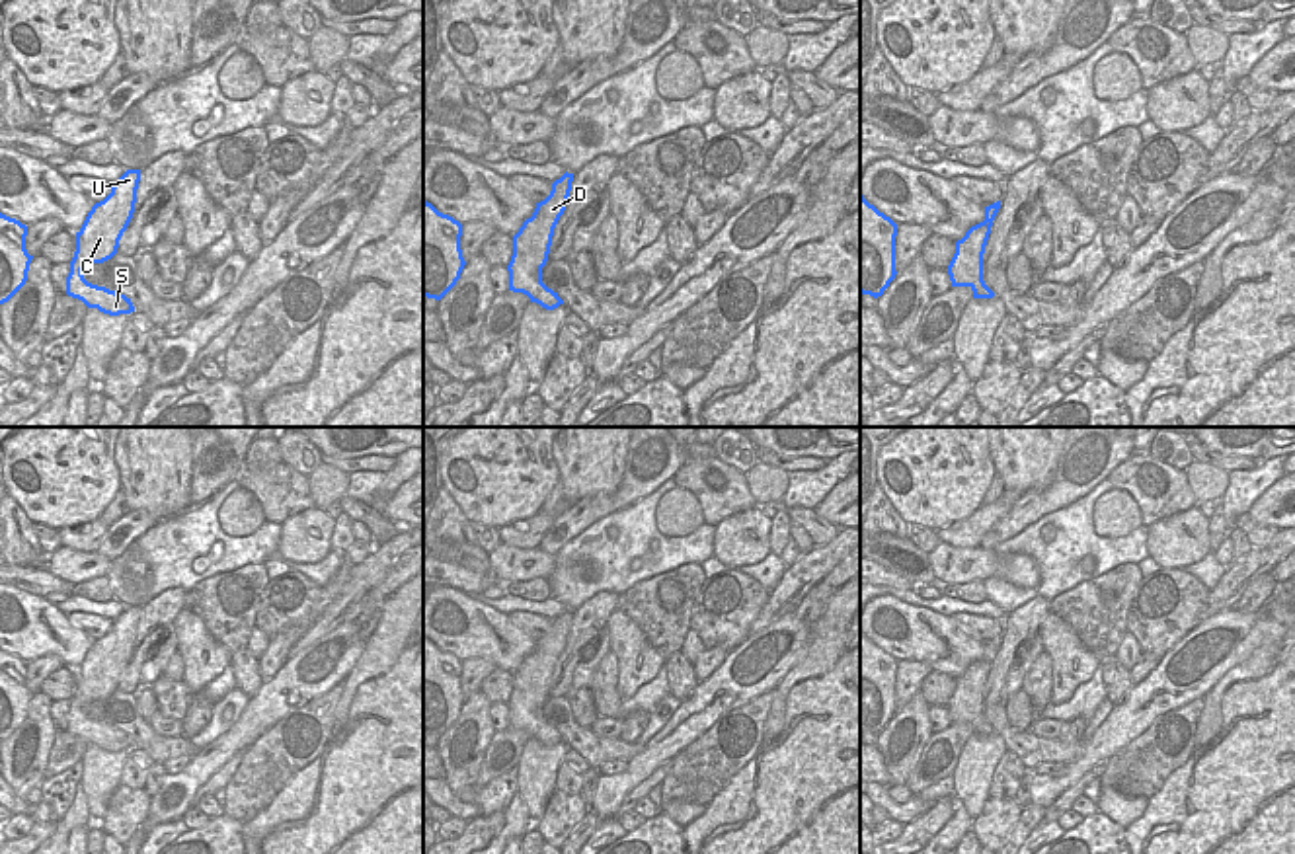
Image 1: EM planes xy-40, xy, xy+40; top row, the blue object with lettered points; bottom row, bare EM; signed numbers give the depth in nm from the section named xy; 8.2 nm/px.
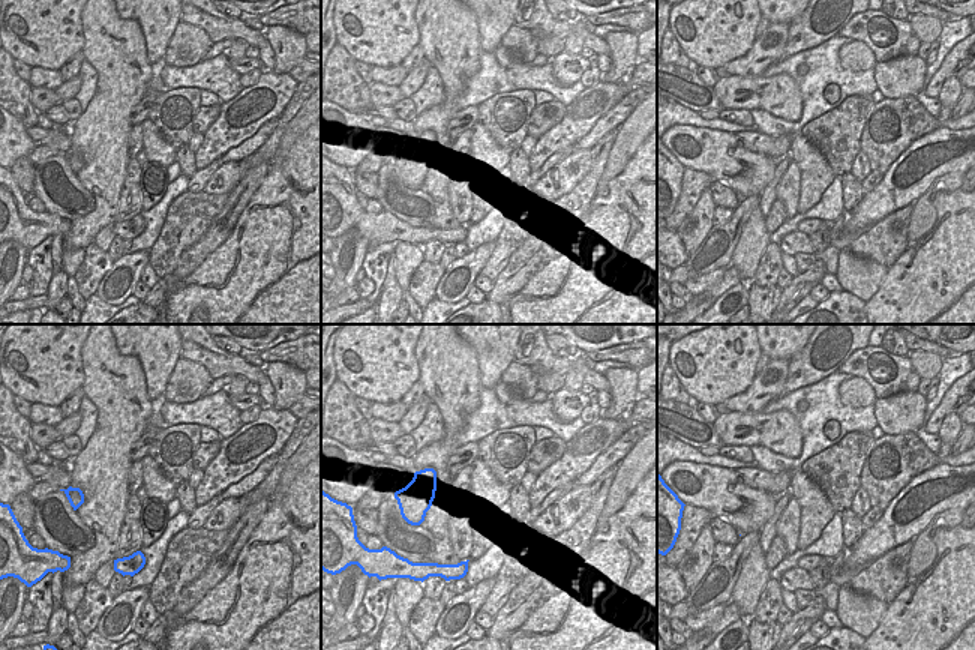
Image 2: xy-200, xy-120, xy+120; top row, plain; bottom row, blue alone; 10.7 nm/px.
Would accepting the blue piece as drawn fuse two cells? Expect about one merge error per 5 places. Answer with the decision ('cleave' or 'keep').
keep

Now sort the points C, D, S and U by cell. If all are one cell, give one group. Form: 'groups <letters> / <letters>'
groups C D S U

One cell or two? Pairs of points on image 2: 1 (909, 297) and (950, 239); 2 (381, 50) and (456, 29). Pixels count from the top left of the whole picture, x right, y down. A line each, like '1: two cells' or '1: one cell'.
1: one cell
2: two cells

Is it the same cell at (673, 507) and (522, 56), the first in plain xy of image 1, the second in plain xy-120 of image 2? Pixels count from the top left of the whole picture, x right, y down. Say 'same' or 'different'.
different

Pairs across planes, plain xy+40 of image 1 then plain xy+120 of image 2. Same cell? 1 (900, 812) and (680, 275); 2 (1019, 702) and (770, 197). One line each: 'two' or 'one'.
1: two
2: two

